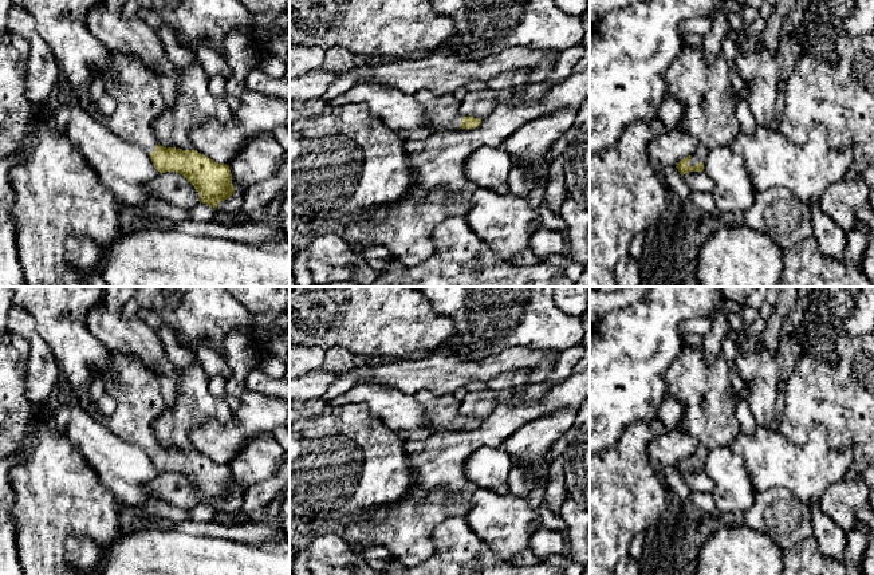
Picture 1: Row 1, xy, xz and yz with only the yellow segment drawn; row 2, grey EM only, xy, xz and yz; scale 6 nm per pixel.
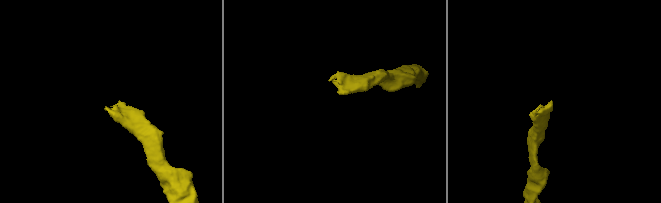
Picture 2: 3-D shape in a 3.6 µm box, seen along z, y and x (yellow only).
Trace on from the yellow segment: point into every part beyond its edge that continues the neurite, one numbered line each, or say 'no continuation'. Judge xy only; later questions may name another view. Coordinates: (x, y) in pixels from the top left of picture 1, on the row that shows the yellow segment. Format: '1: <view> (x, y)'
no continuation

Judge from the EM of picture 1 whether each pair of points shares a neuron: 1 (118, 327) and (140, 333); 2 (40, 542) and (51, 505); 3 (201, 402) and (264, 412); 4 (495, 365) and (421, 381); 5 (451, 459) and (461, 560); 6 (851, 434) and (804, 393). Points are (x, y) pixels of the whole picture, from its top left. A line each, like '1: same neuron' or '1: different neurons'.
1: same neuron
2: same neuron
3: different neurons
4: same neuron
5: different neurons
6: same neuron

